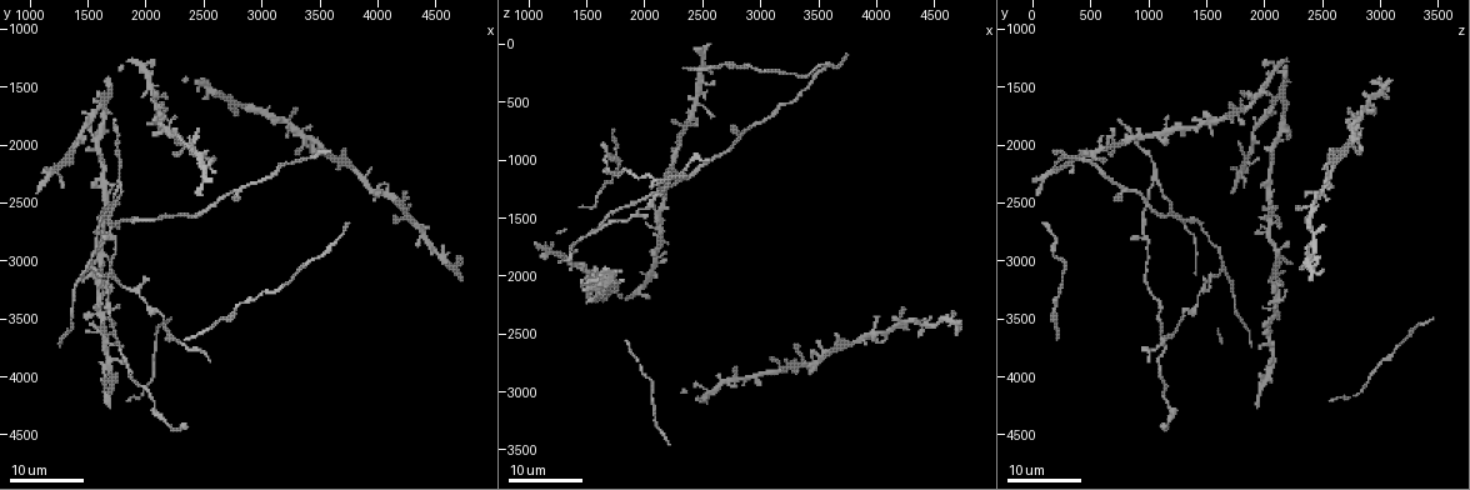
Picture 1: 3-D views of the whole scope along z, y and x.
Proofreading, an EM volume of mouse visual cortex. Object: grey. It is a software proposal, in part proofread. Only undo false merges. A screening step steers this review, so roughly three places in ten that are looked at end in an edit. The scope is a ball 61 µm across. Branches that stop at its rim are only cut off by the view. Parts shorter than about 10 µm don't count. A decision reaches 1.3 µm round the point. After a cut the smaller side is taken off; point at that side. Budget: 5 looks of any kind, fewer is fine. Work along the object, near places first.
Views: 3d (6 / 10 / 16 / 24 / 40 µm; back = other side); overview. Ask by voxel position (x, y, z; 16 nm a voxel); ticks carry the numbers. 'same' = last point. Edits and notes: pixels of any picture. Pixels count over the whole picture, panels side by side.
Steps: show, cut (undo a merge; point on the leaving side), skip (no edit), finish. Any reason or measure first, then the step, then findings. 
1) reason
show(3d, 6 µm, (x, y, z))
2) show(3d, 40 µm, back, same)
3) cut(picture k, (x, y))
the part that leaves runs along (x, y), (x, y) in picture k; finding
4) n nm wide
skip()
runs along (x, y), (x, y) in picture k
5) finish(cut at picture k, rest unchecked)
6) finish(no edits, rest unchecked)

three-way junction
show(3d, 16 µm, (1680, 2780, 1500))

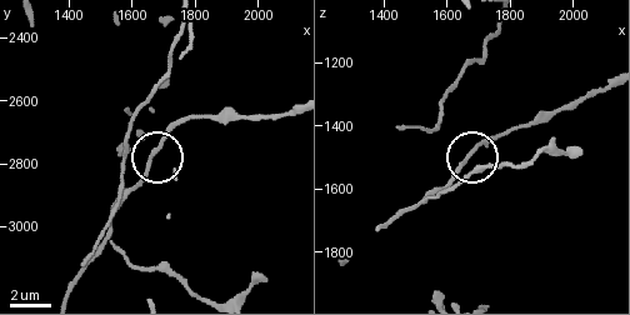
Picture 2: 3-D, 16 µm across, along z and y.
show(3d, 10 µm, (1660, 2770, 1490))

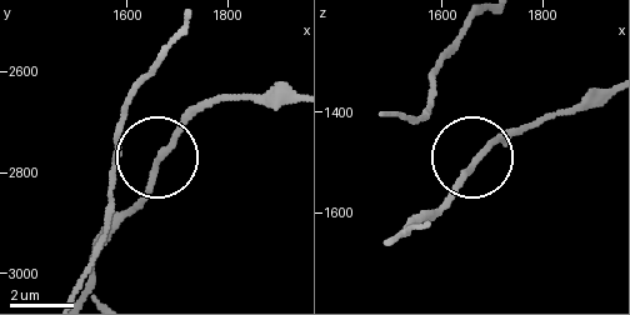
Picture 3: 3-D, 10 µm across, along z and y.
3 arms
skip()
one cell here

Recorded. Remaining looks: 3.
four or more arms meet
show(3d, 16 µm, (1580, 3620, 2040))

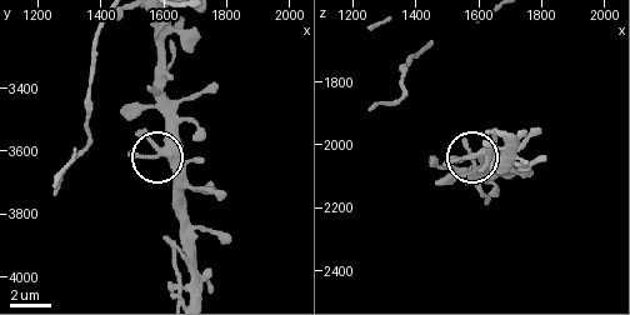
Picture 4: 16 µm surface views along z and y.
show(3d, 6 µm, (1600, 3610, 2040))

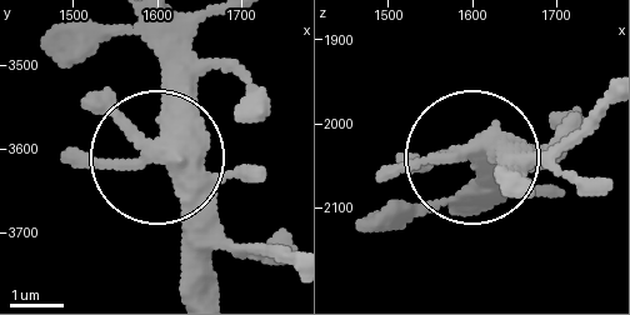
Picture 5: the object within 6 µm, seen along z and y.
370 nm wide
skip()
runs along (466, 190), (480, 178), (471, 150), (556, 150) in picture 5; all the same cell

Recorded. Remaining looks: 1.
finish(no edits, rest unchecked)

